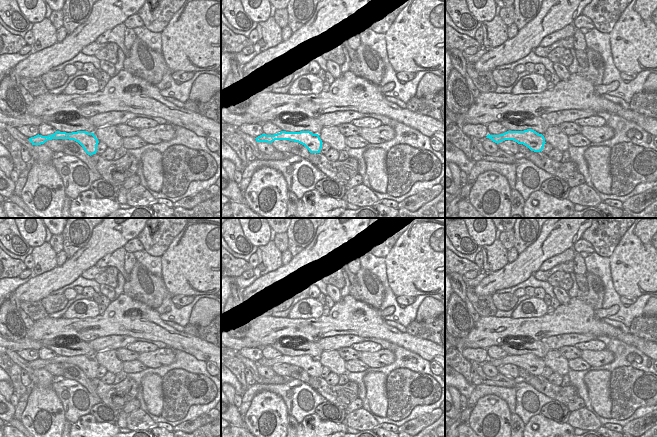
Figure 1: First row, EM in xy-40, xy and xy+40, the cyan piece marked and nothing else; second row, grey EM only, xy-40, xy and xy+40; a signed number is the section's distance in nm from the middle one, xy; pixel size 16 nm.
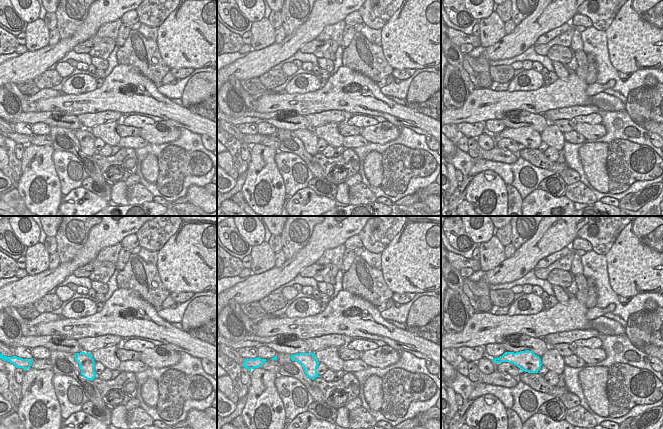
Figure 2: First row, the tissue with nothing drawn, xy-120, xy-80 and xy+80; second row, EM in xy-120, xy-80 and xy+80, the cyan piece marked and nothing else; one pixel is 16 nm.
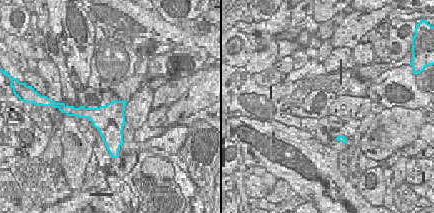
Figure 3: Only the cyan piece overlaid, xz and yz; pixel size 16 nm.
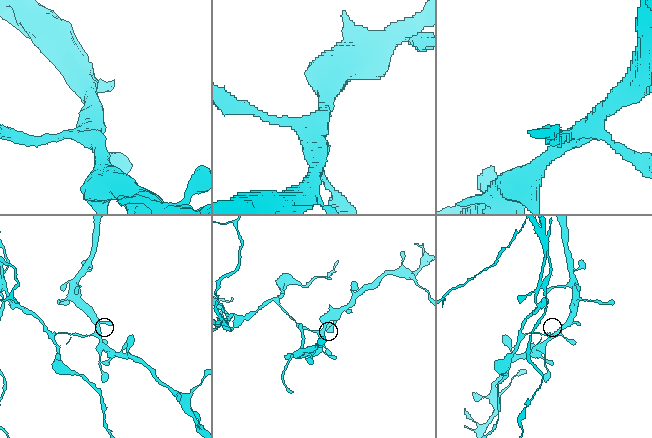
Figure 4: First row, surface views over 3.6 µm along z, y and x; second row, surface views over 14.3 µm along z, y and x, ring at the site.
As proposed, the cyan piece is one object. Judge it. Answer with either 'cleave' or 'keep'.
cleave

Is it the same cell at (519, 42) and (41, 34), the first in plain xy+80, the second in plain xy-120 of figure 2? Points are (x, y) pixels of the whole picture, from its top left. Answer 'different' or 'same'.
different

